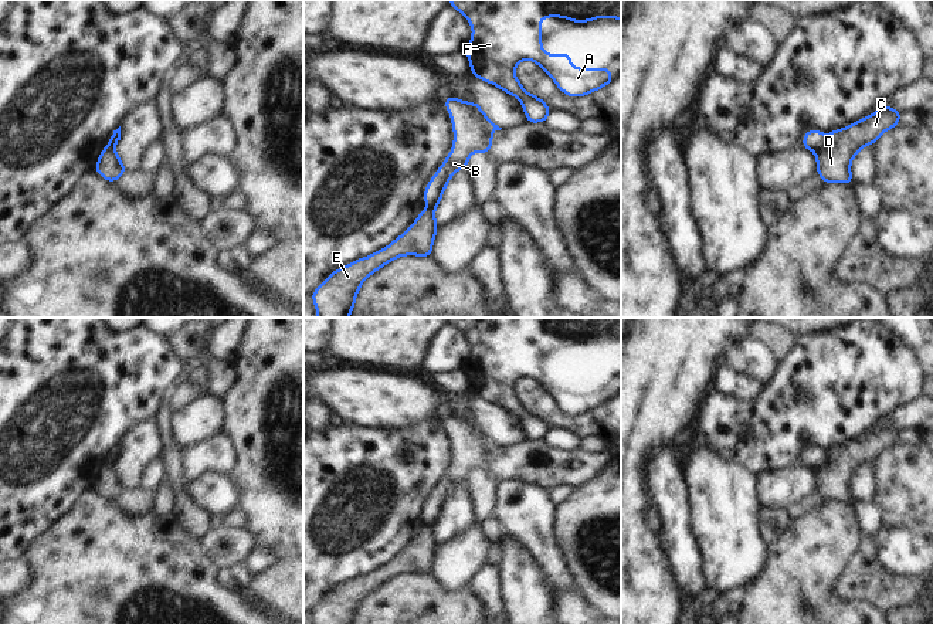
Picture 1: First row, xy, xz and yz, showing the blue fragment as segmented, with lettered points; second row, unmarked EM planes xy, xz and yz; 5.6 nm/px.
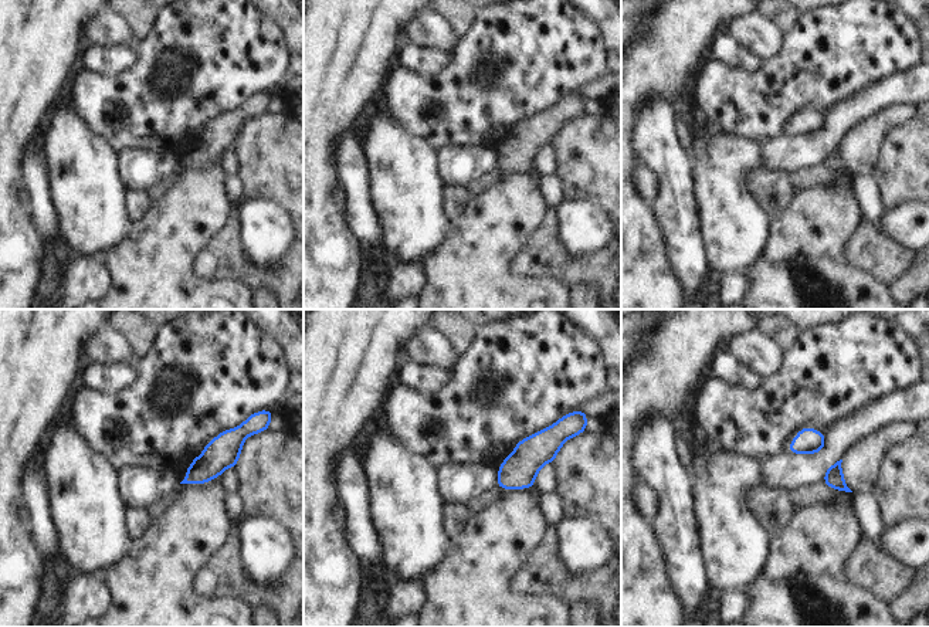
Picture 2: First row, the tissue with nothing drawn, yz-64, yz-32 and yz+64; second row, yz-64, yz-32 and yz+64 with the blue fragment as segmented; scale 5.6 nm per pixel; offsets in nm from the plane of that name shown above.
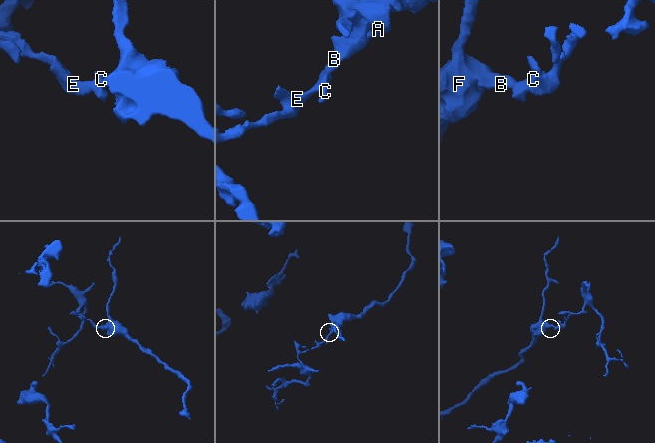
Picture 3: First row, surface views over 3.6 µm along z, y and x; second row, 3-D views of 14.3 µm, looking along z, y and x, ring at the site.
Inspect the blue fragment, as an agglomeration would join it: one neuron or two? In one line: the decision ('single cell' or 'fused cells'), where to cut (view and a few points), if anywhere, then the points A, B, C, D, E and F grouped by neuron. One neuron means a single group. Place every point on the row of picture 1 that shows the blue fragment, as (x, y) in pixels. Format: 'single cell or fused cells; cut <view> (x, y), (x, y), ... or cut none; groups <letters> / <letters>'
fused cells; cut yz (827, 136), (827, 143), (816, 152); groups A B F / C D E

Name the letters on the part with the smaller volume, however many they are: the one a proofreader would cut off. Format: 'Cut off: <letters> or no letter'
Cut off: C, D, E

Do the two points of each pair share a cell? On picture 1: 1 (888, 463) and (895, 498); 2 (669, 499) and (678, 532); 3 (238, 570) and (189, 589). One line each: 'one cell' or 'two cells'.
1: one cell
2: one cell
3: two cells

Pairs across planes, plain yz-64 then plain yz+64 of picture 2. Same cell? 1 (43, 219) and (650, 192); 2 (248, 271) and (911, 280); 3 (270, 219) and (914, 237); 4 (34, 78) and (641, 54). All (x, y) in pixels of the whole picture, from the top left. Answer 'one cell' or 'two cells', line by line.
1: two cells
2: two cells
3: one cell
4: one cell

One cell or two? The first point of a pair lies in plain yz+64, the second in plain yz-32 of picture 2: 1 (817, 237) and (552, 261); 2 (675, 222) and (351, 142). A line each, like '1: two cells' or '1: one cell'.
1: two cells
2: one cell

